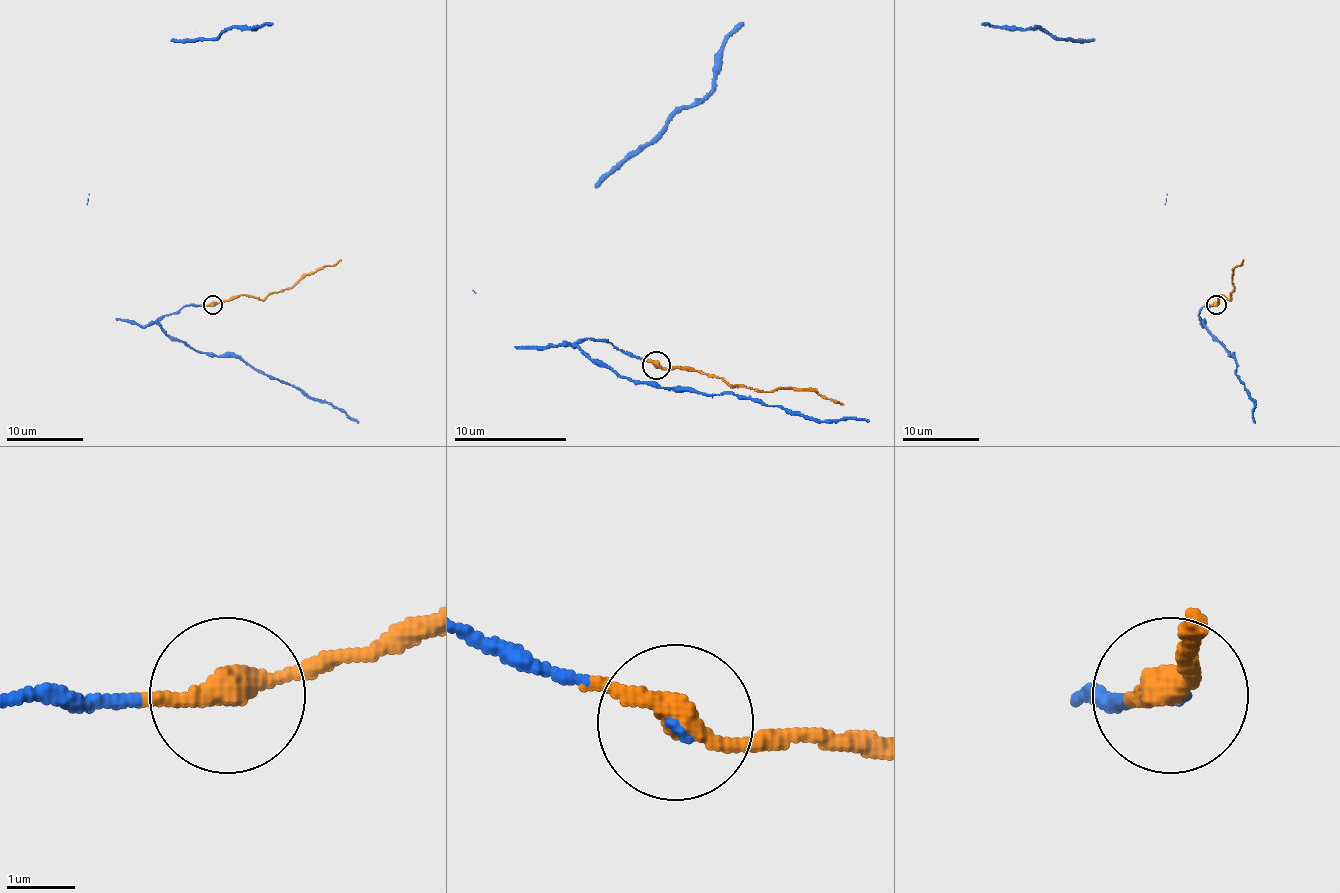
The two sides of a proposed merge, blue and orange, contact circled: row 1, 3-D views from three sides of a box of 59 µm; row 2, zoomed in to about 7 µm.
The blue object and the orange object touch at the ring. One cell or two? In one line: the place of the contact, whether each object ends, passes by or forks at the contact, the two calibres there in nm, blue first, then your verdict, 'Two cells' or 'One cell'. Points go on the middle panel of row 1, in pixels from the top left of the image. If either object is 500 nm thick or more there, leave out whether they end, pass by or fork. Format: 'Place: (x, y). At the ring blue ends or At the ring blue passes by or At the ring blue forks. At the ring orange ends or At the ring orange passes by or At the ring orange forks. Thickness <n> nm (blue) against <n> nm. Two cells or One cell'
Place: (656, 365). At the ring blue ends. At the ring orange passes by. Thickness 70 nm (blue) against 320 nm. One cell

